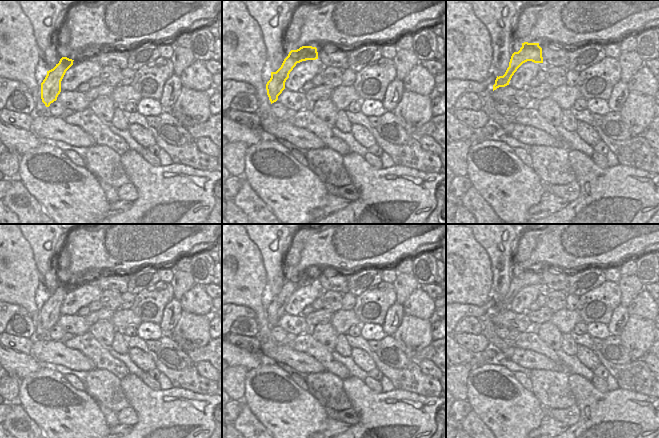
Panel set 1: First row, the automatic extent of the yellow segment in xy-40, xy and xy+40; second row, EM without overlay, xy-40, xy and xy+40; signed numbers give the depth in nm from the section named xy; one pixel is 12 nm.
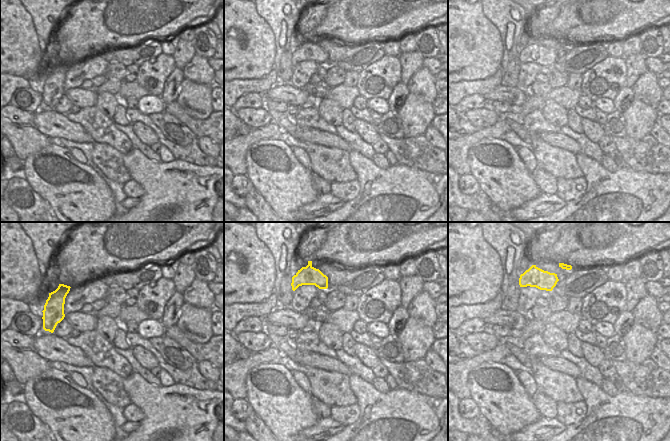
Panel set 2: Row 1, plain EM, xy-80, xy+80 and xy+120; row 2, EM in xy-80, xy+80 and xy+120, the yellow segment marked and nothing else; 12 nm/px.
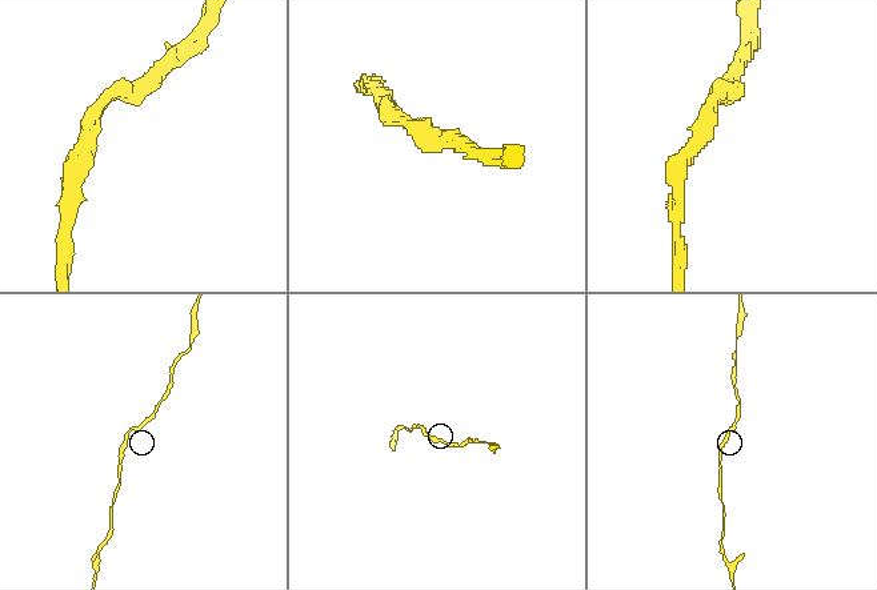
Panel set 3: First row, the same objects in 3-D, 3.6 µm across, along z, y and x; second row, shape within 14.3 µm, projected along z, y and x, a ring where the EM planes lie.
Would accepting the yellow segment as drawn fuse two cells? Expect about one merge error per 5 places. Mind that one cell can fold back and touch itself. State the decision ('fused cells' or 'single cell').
single cell

